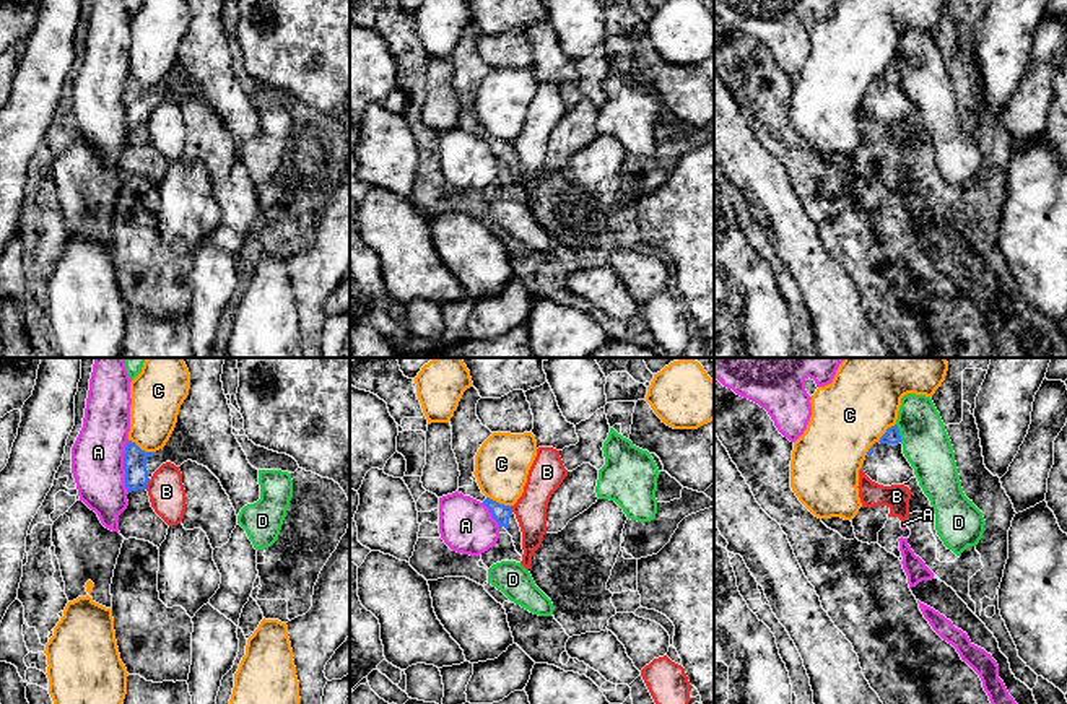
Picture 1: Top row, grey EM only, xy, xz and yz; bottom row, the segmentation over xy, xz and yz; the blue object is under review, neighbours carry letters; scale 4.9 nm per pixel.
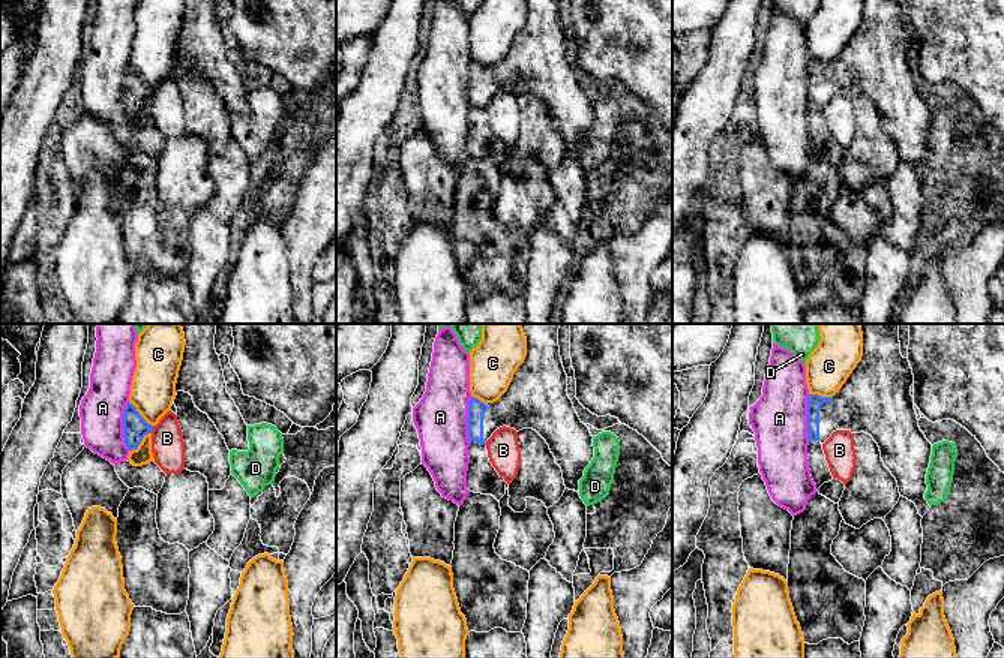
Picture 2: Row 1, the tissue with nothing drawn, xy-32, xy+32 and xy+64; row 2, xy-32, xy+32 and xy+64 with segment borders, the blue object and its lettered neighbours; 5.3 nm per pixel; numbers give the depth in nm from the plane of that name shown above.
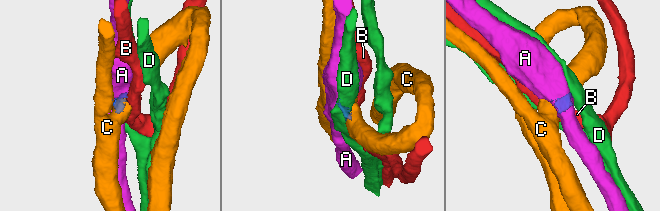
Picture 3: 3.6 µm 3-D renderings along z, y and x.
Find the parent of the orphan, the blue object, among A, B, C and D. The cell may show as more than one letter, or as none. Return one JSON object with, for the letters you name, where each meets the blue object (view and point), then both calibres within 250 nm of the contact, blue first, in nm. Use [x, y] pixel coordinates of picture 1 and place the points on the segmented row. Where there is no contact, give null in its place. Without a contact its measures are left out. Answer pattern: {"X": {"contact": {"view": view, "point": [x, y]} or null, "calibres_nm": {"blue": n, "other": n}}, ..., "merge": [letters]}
{"merge": []}

